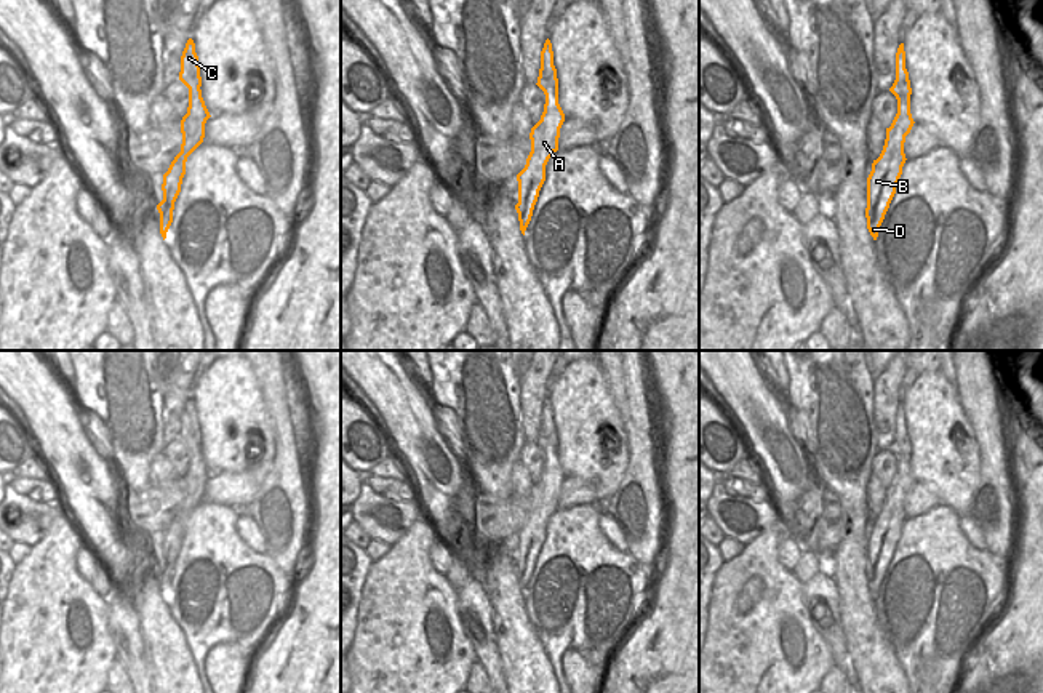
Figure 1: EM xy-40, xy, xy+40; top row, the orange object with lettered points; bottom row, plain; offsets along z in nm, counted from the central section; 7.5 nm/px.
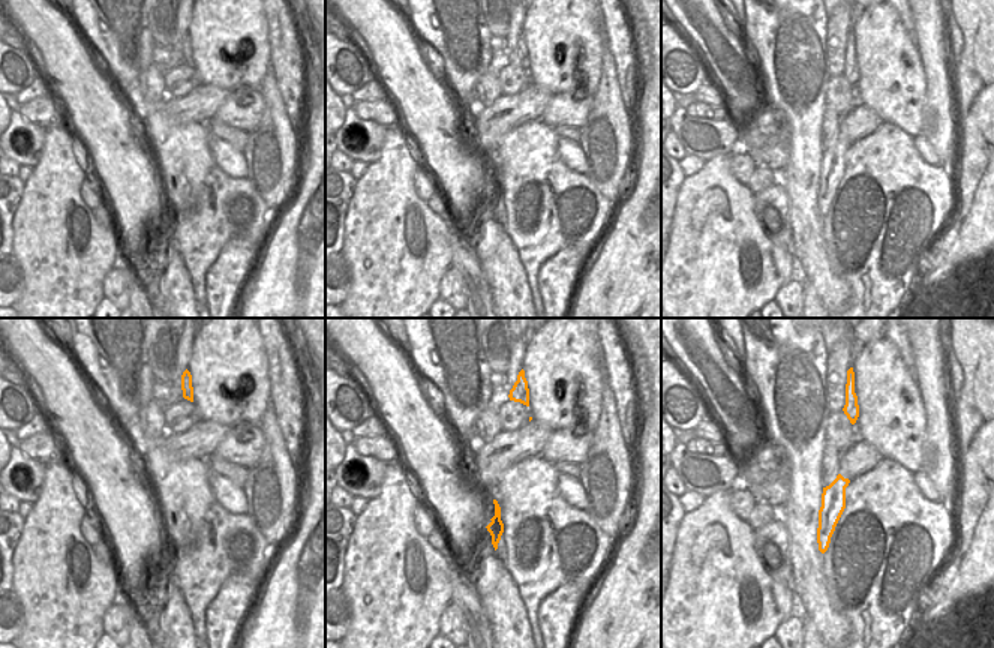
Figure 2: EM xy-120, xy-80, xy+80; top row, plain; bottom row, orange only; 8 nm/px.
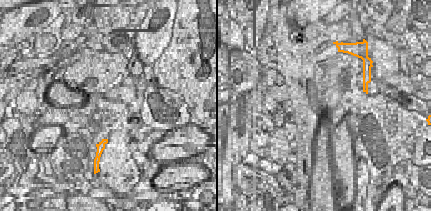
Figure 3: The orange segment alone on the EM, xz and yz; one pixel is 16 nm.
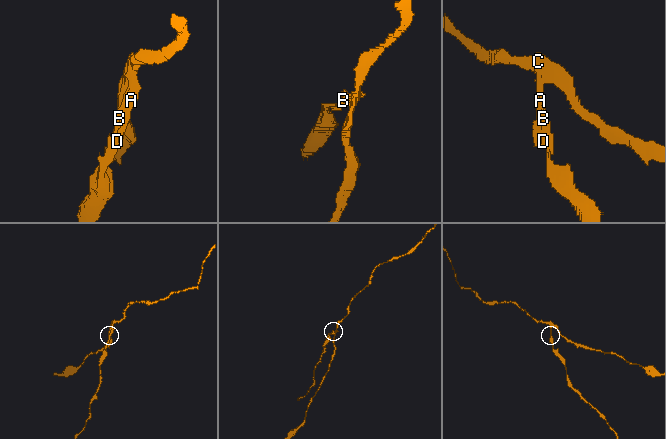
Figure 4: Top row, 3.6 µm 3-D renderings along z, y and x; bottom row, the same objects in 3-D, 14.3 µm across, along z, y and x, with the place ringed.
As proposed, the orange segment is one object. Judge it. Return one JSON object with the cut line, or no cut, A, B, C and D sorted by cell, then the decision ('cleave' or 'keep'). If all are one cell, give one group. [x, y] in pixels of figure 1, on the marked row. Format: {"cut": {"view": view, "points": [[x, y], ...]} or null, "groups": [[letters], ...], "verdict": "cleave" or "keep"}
{"cut": {"view": "xy+40", "points": [[911, 88], [906, 95], [896, 96]]}, "groups": [["A", "B", "D"], ["C"]], "verdict": "cleave"}

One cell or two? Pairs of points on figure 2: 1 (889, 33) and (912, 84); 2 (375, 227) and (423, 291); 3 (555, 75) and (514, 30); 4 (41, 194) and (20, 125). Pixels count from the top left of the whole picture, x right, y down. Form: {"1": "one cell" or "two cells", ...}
{"1": "one cell", "2": "one cell", "3": "two cells", "4": "two cells"}

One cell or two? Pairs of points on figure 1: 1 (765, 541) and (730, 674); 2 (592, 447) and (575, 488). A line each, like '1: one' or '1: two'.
1: one
2: two

